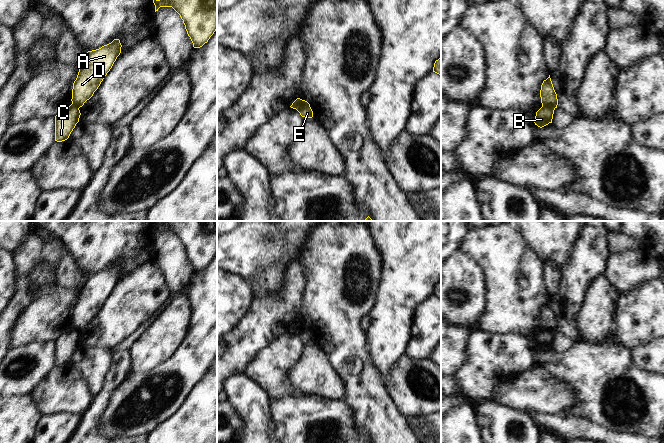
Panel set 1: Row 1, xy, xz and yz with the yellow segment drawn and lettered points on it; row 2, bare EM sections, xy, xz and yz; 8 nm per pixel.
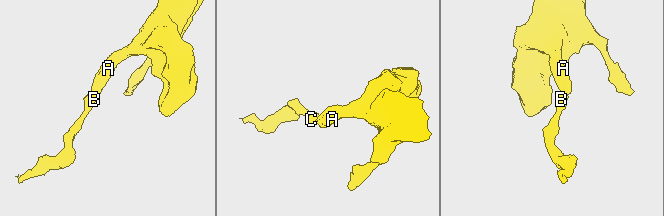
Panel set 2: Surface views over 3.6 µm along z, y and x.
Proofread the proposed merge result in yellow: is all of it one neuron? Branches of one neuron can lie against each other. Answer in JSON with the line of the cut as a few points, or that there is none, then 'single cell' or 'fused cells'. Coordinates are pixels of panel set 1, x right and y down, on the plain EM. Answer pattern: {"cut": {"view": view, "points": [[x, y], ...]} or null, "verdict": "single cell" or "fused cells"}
{"cut": {"view": "yz", "points": [[542, 328], [554, 332]]}, "verdict": "fused cells"}

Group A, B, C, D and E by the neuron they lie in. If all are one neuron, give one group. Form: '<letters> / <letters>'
A D E / B C

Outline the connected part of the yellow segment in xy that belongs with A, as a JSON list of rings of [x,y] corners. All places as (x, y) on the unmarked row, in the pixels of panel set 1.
[[[114,263],[99,273],[87,276],[73,307],[72,328],[80,332],[93,320],[120,279],[121,271],[120,264]]]

